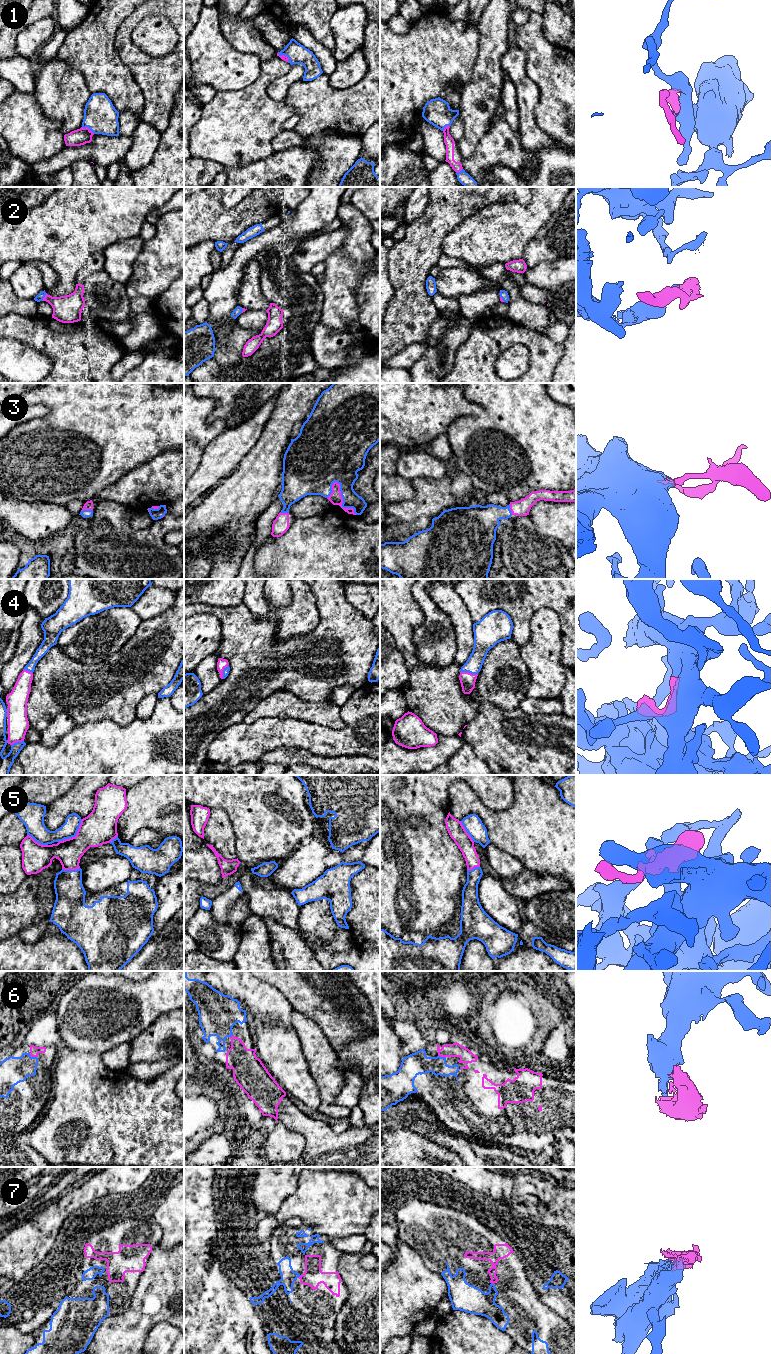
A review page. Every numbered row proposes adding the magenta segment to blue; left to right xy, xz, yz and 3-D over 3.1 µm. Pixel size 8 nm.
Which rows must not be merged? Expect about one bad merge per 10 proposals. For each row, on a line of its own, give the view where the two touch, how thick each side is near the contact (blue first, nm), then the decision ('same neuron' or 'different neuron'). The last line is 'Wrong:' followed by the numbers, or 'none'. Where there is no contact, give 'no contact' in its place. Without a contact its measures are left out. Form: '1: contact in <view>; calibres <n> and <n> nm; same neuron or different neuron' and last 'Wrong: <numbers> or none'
1: contact in xy; calibres 280 and 130 nm; same neuron
2: contact in xy; calibres 60 and 220 nm; same neuron
3: contact in xz; calibres 220 and 100 nm; same neuron
4: contact in yz; calibres 140 and 120 nm; same neuron
5: contact in xy; calibres 130 and 280 nm; same neuron
6: contact in xy; calibres 220 and 80 nm; same neuron
7: contact in xz; calibres 120 and 160 nm; same neuron
Wrong: none

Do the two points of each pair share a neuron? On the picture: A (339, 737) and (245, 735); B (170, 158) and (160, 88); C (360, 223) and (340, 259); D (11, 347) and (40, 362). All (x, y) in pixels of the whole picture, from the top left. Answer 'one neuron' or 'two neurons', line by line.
A: one neuron
B: two neurons
C: one neuron
D: one neuron

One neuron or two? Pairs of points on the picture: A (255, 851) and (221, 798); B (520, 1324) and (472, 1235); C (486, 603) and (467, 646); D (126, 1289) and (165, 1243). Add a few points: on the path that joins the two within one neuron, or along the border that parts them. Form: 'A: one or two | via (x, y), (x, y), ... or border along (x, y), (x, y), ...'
A: one | via (255, 838), (255, 831), (234, 810)
B: one | via (512, 1302), (507, 1270), (494, 1257)
C: two | border along (462, 601), (474, 622)
D: two | border along (156, 1223), (161, 1229), (161, 1238), (155, 1247)

